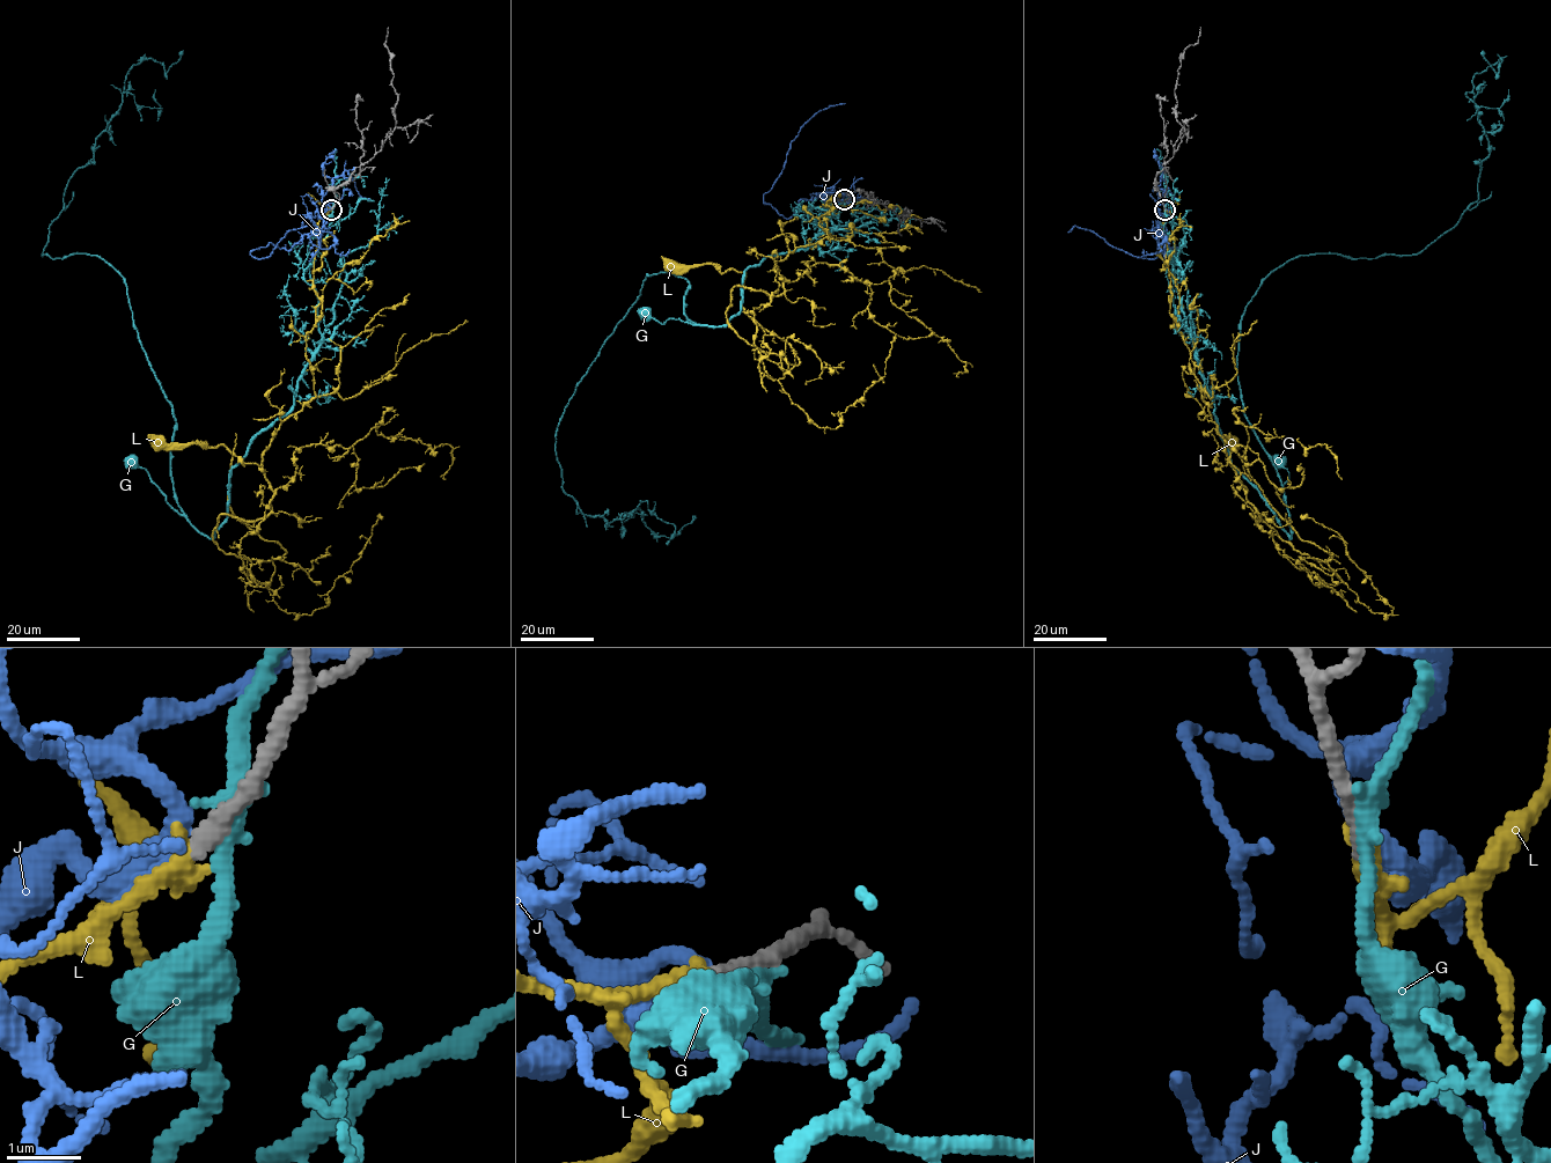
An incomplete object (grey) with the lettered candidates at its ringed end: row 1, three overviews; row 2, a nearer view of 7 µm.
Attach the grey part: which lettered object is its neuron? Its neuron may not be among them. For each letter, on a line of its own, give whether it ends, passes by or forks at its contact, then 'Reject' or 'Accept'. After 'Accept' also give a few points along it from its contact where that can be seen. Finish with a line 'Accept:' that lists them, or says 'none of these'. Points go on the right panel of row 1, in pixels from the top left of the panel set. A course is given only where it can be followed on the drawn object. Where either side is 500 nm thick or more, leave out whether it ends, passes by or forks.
G: It passes by. Reject
J: It passes by. Reject
L: It ends there. Accept. Its course: (1164, 208), (1169, 315), (1261, 519), (1250, 515), (1301, 553), (1327, 560), (1278, 513), (1230, 441)
Accept: L

